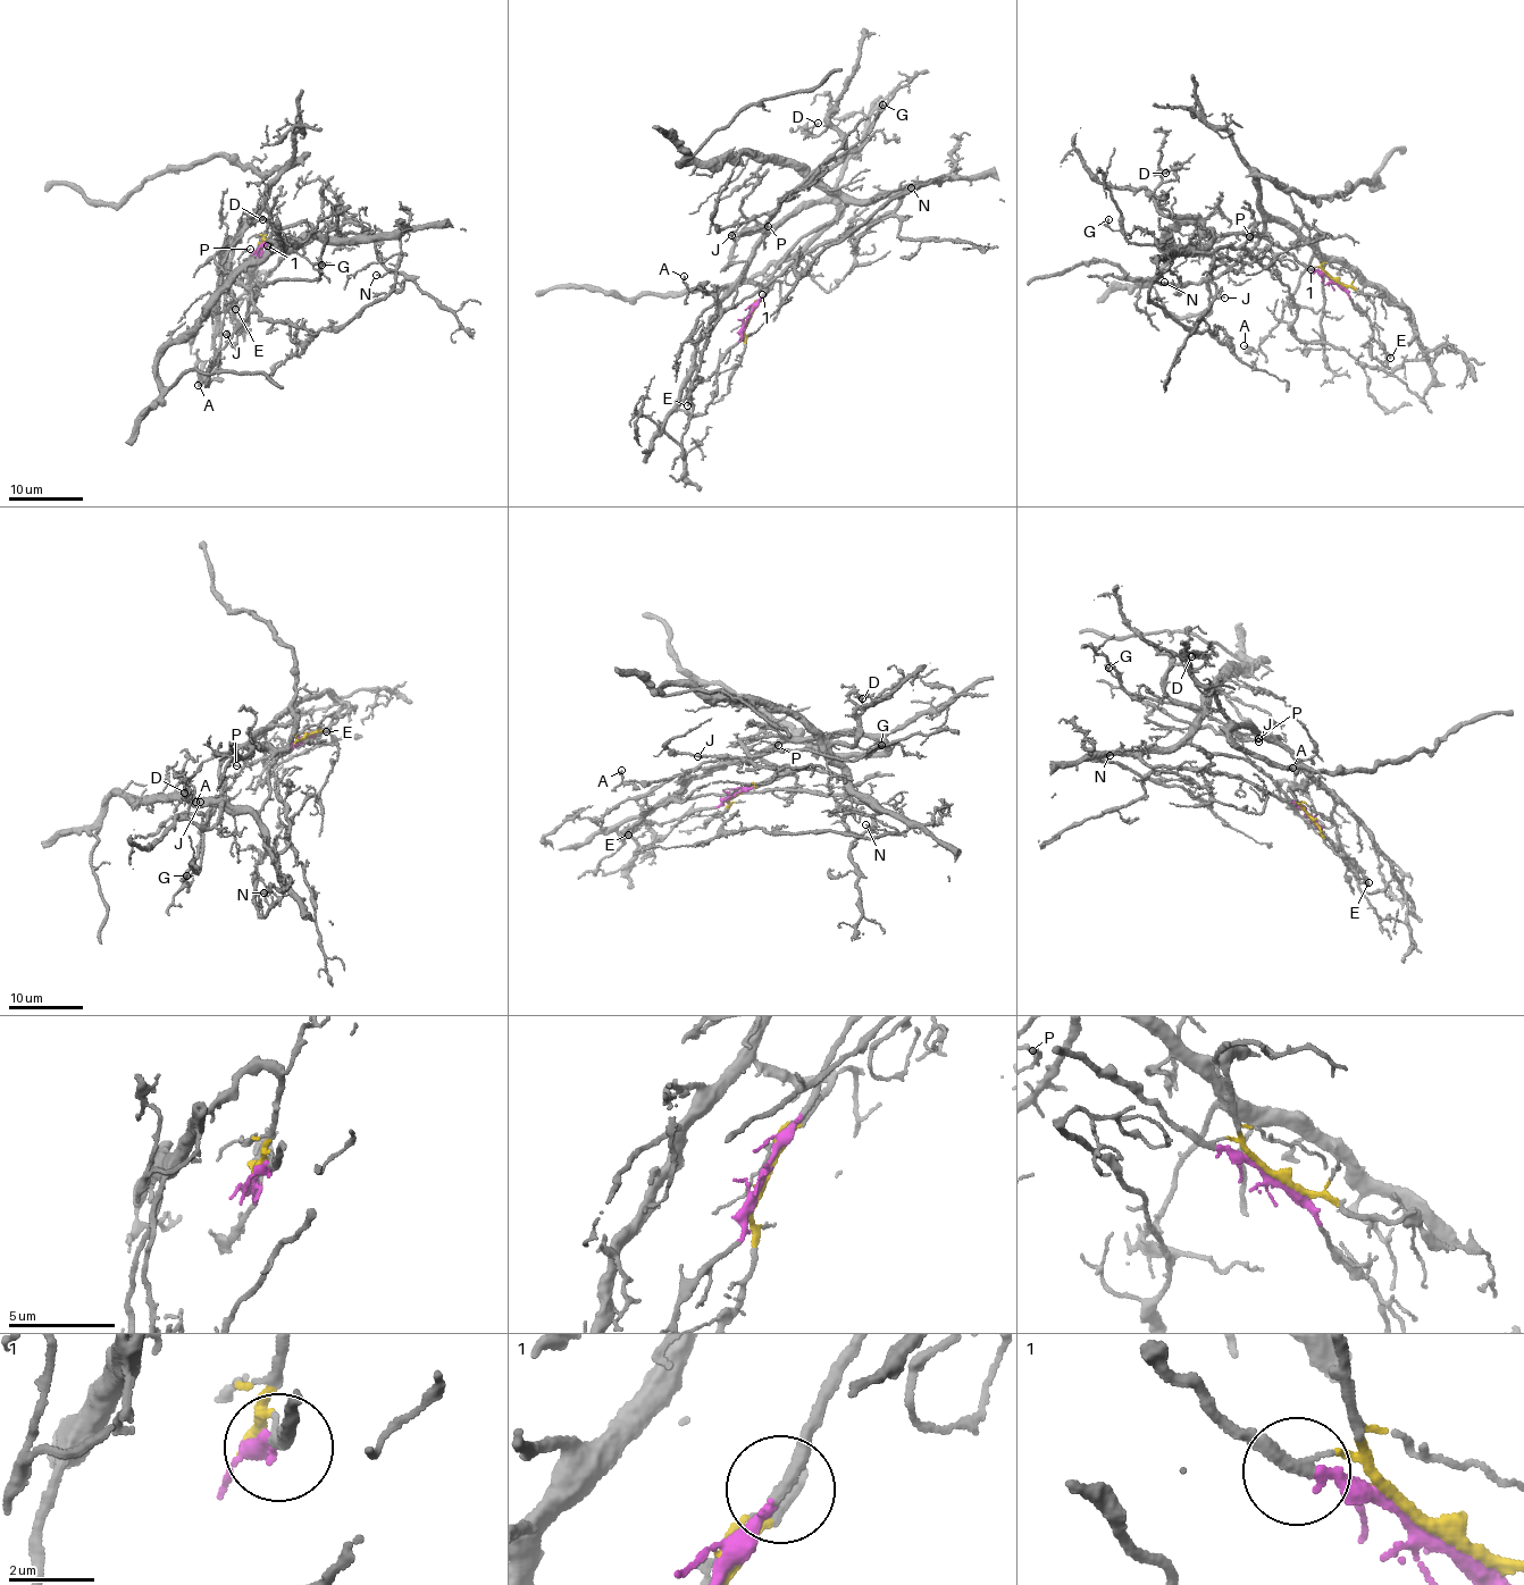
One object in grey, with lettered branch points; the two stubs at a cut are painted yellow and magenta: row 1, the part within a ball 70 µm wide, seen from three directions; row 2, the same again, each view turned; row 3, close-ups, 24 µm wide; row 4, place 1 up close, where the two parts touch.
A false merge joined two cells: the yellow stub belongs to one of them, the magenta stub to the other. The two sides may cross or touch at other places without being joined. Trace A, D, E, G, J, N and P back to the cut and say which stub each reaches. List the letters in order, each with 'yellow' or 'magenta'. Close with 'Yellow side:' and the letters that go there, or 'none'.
A: yellow
D: magenta
E: magenta
G: yellow
J: yellow
N: magenta
P: yellow
Yellow side: A, G, J, P

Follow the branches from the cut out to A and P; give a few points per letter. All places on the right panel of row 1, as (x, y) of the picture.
A: (1333, 279), (1321, 262), (1319, 241), (1322, 236), (1313, 240), (1315, 256), (1271, 335), (1256, 350), (1245, 345)
P: (1333, 279), (1323, 268), (1317, 250), (1322, 237), (1301, 238), (1270, 220), (1259, 241), (1240, 257), (1249, 235)

